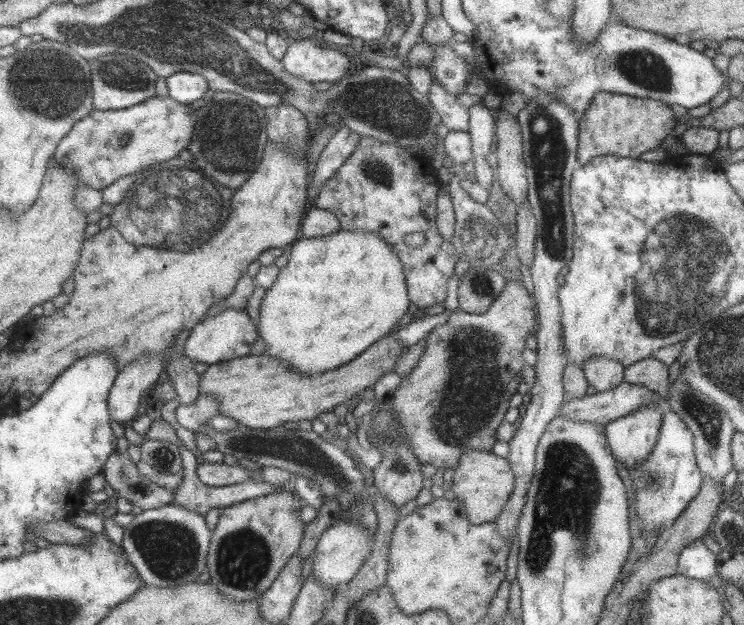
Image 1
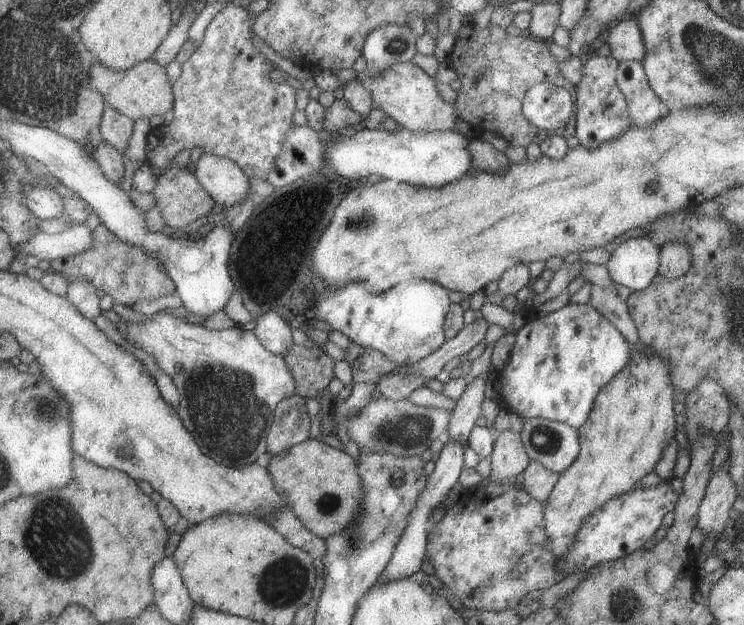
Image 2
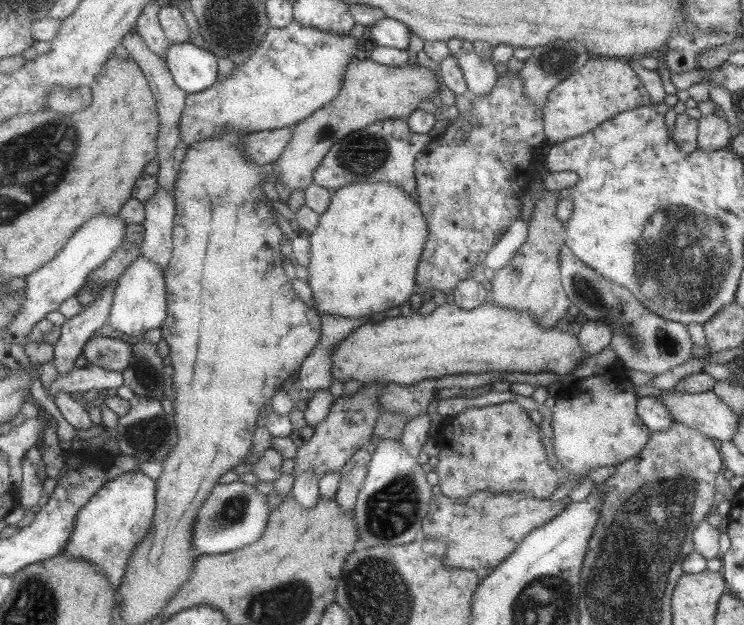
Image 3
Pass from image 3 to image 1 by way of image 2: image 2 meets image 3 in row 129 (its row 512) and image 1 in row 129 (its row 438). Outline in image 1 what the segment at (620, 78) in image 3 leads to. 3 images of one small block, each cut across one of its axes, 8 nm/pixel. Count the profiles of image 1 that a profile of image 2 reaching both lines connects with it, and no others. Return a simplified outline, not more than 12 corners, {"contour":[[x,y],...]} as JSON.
{"contour":[[600,91],[579,117],[580,165],[638,159],[676,124],[660,100]]}

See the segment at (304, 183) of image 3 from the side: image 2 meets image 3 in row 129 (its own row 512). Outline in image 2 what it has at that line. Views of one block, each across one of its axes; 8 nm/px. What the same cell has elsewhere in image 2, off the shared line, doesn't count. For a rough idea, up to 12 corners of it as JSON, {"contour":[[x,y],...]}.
{"contour":[[310,438],[274,456],[274,488],[326,539],[360,514],[347,452]]}

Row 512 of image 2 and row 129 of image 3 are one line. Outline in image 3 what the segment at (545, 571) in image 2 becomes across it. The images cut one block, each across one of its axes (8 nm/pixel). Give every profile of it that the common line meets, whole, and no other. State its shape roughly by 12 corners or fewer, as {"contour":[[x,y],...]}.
{"contour":[[518,71],[414,163],[415,276],[454,295],[521,216],[545,158]]}

